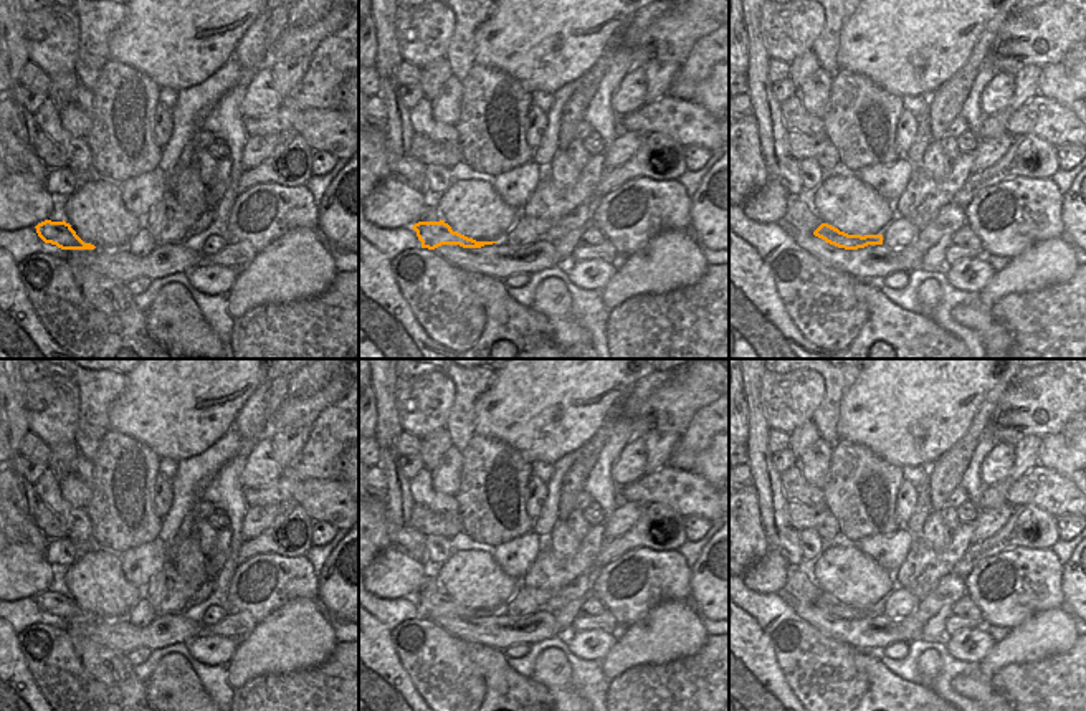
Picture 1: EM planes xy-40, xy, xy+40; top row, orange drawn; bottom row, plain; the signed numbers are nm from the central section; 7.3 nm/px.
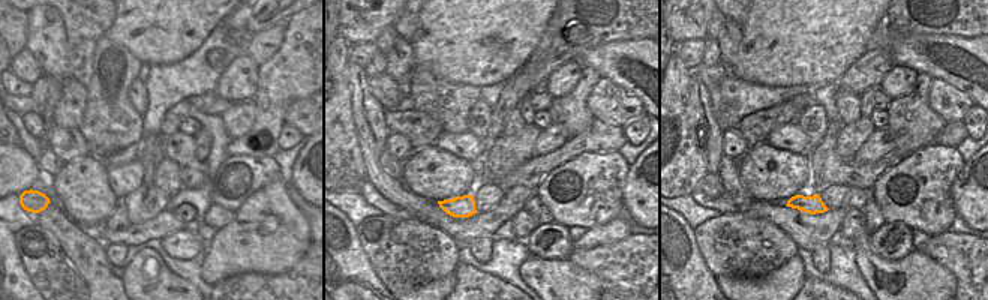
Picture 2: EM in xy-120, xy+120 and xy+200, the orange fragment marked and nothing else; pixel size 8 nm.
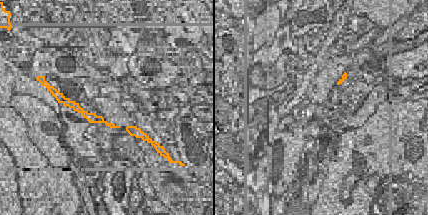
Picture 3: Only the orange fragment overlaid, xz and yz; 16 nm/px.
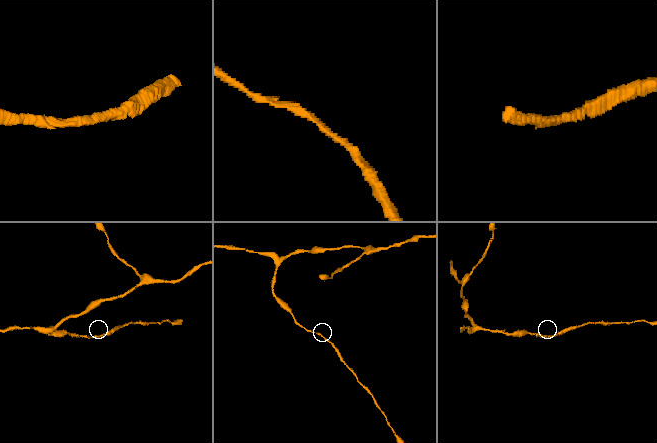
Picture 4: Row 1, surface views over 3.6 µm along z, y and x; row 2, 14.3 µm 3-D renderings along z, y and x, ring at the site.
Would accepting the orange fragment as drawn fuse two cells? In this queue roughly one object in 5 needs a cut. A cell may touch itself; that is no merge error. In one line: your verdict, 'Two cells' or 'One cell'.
One cell

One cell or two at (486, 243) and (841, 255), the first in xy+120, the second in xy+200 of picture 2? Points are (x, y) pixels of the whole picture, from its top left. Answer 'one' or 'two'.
two

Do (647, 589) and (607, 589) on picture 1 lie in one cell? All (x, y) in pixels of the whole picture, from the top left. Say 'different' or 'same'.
same

